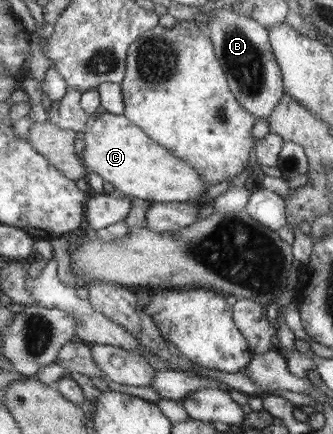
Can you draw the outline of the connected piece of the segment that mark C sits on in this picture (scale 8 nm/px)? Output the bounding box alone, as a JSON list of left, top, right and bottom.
[80,111,207,203]

